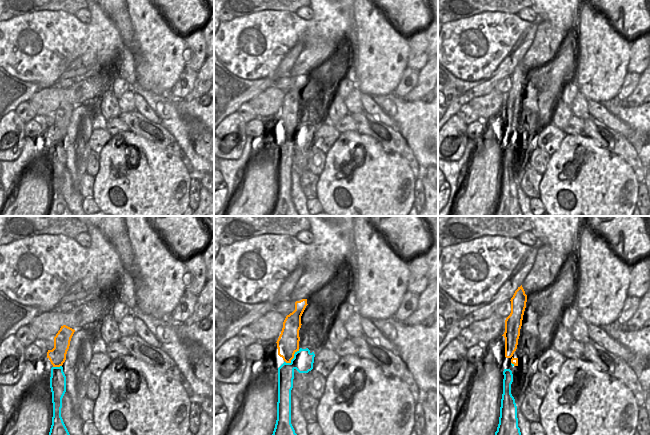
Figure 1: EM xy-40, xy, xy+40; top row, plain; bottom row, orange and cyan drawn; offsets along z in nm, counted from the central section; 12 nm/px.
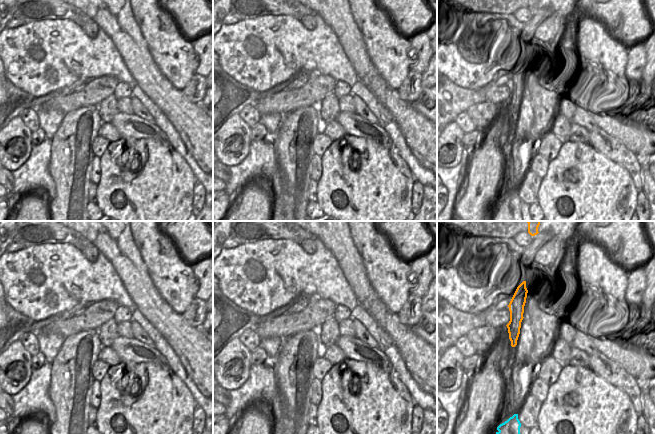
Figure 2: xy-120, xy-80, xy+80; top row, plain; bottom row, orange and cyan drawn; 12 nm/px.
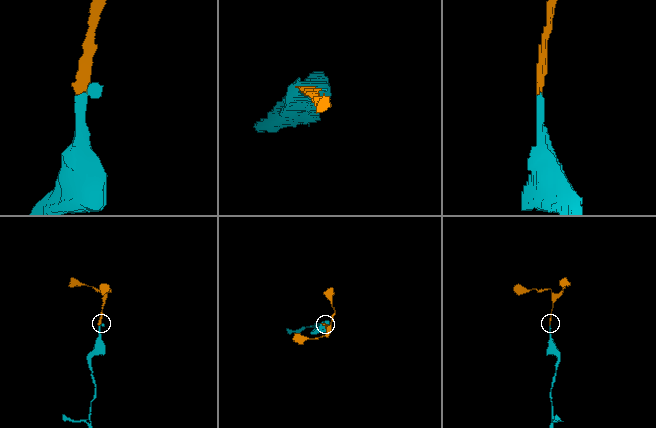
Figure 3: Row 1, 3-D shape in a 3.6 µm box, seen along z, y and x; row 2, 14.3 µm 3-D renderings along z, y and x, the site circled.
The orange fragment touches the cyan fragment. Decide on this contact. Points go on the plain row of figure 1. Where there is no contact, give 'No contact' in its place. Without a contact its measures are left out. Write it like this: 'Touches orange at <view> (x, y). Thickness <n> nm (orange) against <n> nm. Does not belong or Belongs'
Touches orange at xy (293, 133). Thickness 260 nm (orange) against 260 nm. Belongs.

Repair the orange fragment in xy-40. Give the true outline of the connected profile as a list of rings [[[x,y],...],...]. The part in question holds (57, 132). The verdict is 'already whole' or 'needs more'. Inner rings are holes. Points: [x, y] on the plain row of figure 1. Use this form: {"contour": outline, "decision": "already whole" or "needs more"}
{"contour": [[[66,101],[61,102],[54,113],[54,124],[47,128],[47,134],[53,141],[50,153],[53,193],[50,208],[46,216],[74,216],[61,193],[62,174],[66,168],[66,152],[63,148],[62,141],[66,136],[66,130],[74,108],[74,105]]], "decision": "needs more"}

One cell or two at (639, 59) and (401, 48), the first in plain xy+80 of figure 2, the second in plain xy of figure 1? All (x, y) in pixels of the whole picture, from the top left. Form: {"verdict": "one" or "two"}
{"verdict": "two"}

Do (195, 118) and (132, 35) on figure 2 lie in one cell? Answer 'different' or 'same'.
same

